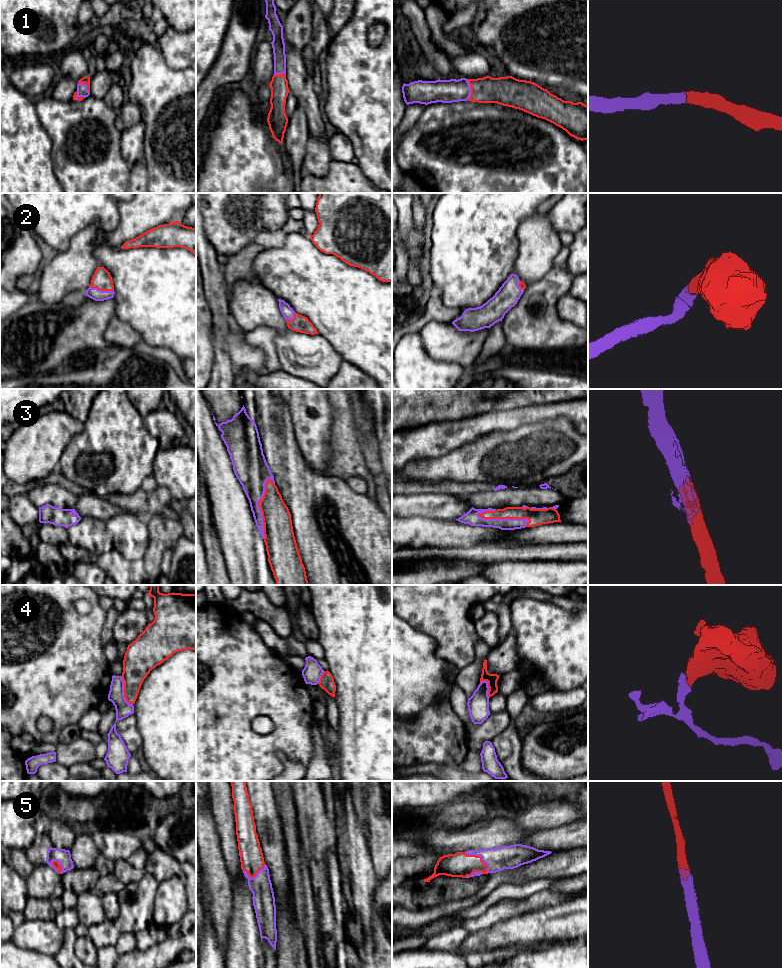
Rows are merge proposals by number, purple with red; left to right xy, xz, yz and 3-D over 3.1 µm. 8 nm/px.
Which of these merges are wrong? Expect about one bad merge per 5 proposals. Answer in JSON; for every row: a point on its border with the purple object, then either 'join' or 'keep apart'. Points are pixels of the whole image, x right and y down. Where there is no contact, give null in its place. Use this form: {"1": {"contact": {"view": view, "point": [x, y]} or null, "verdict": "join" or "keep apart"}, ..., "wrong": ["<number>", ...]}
{"1": {"contact": {"view": "yz", "point": [470, 89]}, "verdict": "join"}, "2": {"contact": {"view": "xy", "point": [100, 290]}, "verdict": "join"}, "3": {"contact": {"view": "yz", "point": [503, 519]}, "verdict": "join"}, "4": {"contact": {"view": "xy", "point": [123, 691]}, "verdict": "keep apart"}, "5": {"contact": {"view": "yz", "point": [481, 856]}, "verdict": "join"}, "wrong": ["4"]}

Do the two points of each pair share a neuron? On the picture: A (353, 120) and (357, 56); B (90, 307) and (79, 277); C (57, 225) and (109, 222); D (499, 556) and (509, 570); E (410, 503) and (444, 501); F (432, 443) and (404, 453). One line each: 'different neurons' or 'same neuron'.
A: same neuron
B: different neurons
C: same neuron
D: different neurons
E: same neuron
F: same neuron

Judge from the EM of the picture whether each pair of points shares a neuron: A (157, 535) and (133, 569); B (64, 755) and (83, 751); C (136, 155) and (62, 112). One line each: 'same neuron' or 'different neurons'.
A: same neuron
B: same neuron
C: different neurons

